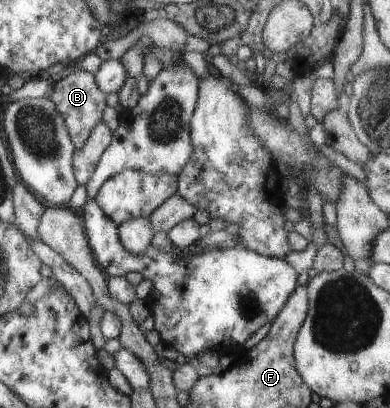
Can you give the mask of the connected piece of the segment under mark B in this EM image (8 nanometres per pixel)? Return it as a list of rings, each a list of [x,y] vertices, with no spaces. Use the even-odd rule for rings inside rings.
[[[80,70],[60,76],[59,80],[54,85],[52,92],[48,98],[55,103],[57,111],[64,116],[65,125],[67,126],[69,135],[77,148],[85,145],[88,137],[91,135],[93,128],[103,119],[103,109],[107,105],[106,93],[103,93],[96,82],[96,74]]]

